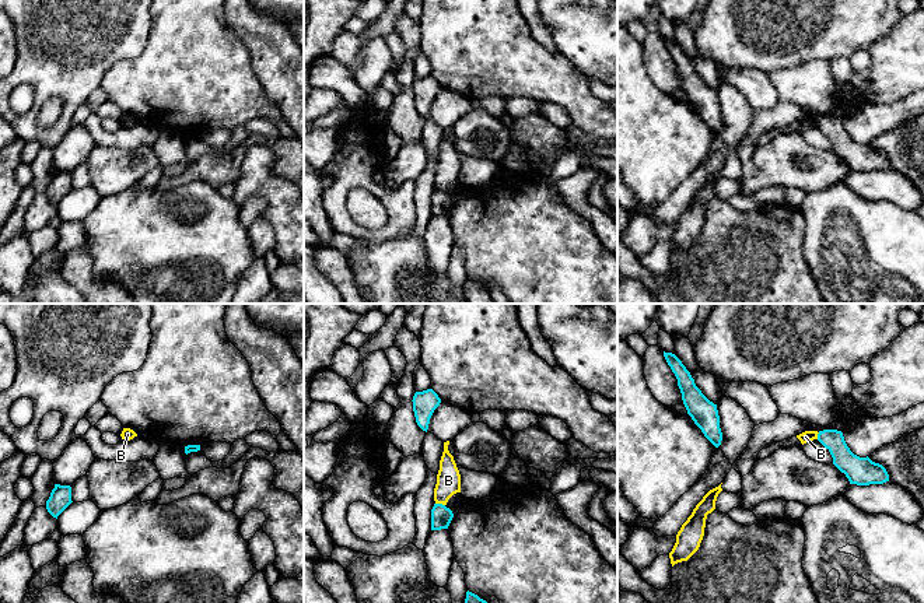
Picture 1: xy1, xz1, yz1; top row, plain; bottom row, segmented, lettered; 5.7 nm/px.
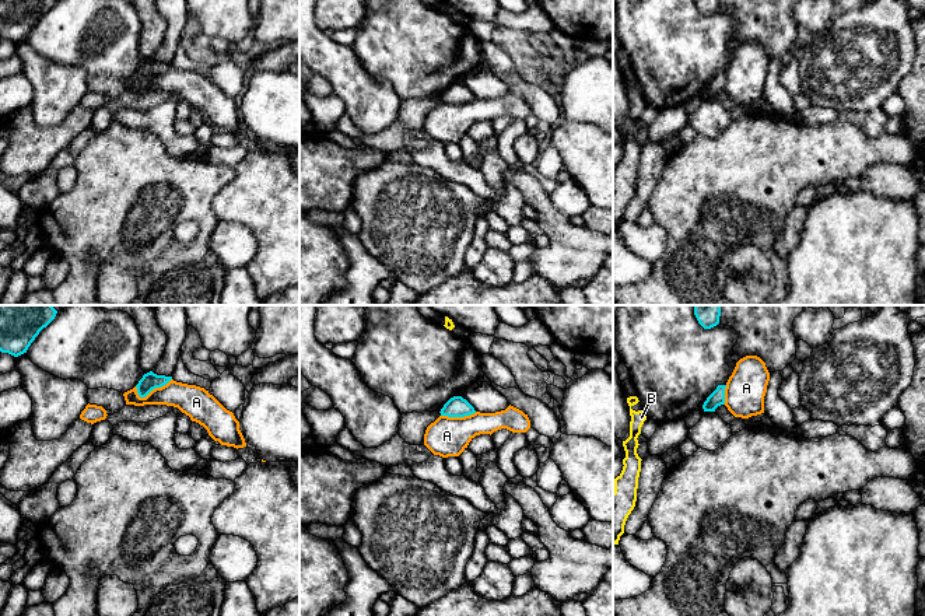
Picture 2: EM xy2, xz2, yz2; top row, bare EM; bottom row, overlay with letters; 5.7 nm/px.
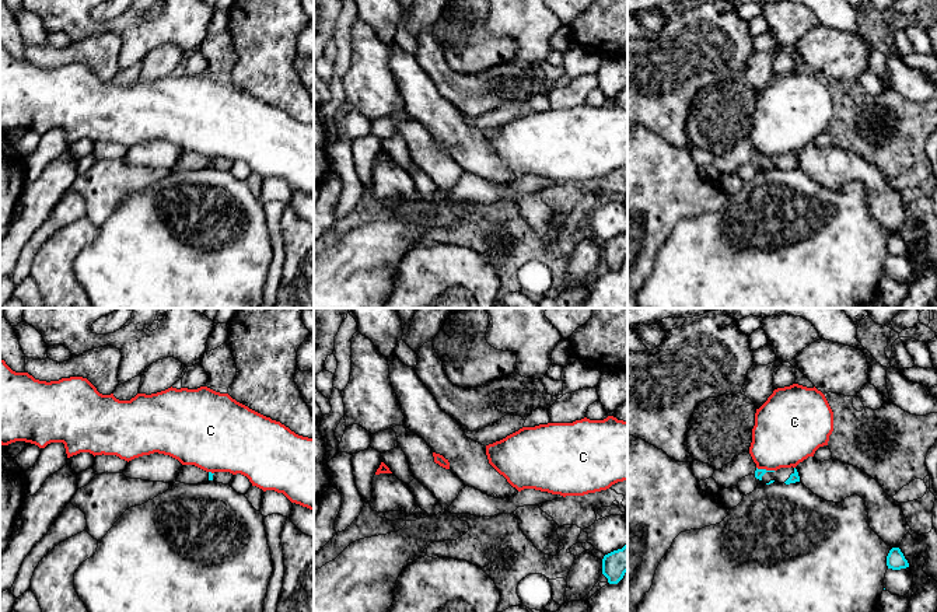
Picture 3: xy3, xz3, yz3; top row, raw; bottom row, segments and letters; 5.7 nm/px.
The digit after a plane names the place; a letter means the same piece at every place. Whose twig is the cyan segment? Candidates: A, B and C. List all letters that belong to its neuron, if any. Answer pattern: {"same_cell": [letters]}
{"same_cell": []}

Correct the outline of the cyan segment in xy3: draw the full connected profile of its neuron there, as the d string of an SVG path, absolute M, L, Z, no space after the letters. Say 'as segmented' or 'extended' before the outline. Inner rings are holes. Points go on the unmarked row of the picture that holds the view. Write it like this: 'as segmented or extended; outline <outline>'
extended; outline M183 151L179 162L176 164L176 168L185 169L185 171L197 171L202 168L213 167L211 158L206 158L195 151Z

